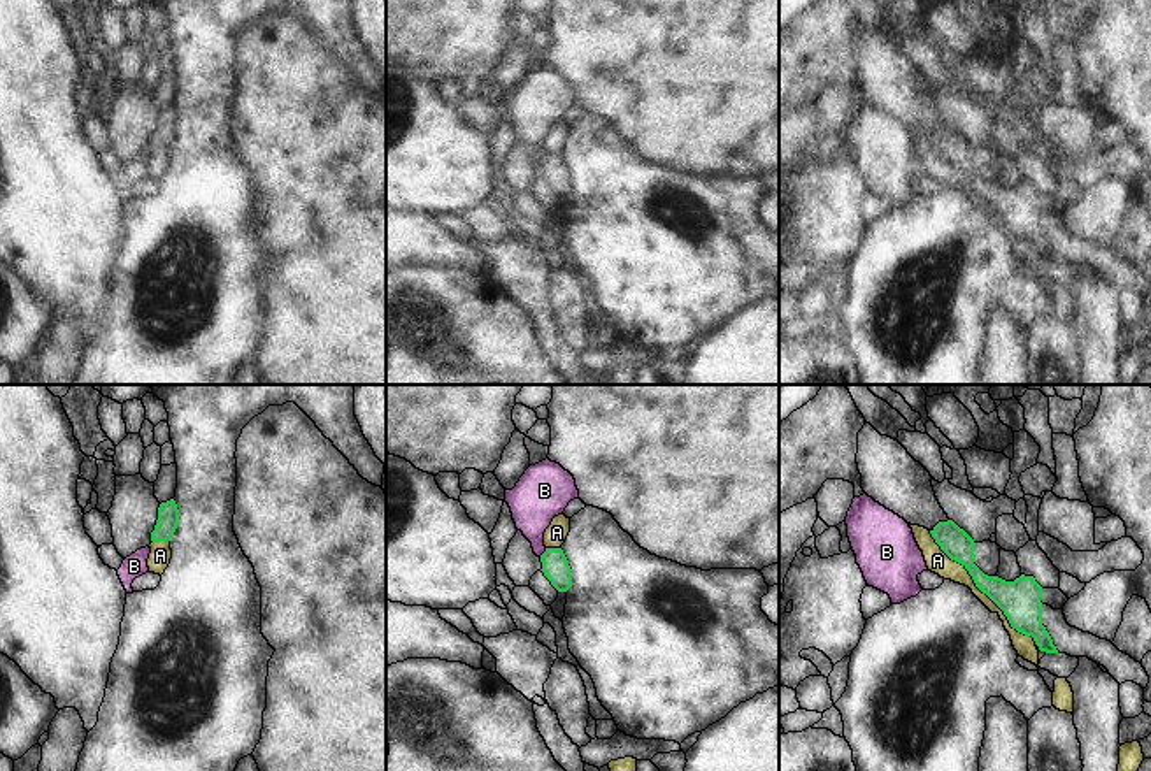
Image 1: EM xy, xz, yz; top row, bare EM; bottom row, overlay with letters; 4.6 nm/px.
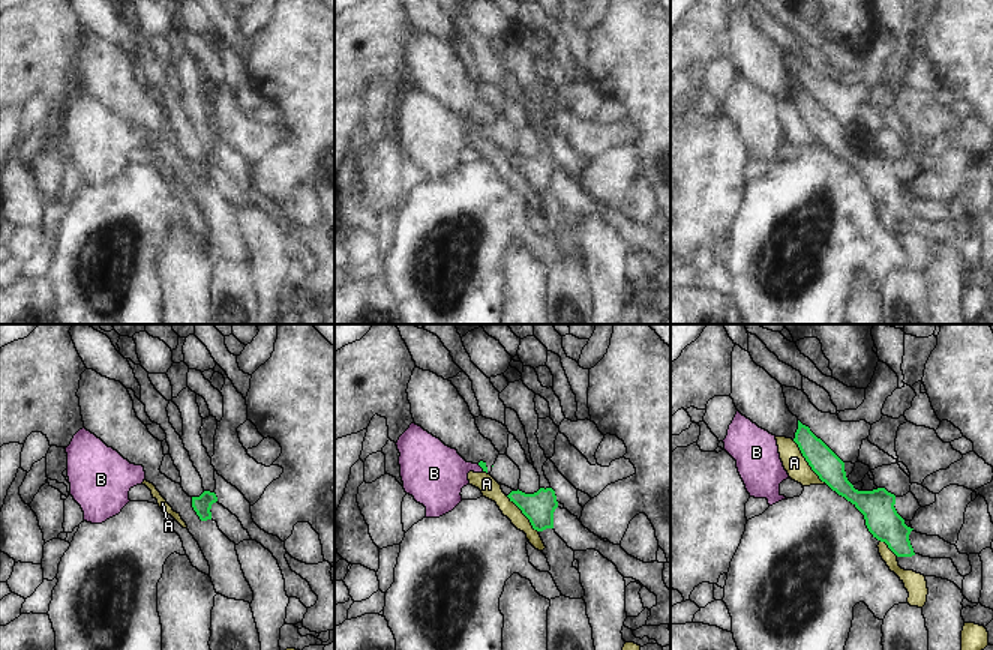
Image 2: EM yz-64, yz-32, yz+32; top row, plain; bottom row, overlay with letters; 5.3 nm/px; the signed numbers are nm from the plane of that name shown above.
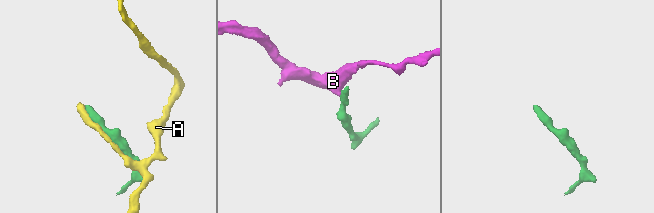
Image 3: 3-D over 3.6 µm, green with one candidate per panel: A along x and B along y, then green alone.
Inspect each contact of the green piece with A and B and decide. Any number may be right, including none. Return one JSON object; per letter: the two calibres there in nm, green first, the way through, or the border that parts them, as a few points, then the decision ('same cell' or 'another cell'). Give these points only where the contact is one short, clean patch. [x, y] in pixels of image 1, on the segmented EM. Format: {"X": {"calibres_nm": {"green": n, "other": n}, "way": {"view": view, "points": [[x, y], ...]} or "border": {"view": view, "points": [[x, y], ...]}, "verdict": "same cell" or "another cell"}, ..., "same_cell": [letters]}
{"A": {"calibres_nm": {"green": 190, "other": 100}, "verdict": "another cell"}, "B": {"calibres_nm": {"green": 130, "other": 240}, "border": {"view": "xz", "points": [[546, 548], [539, 555]]}, "verdict": "another cell"}, "same_cell": []}

